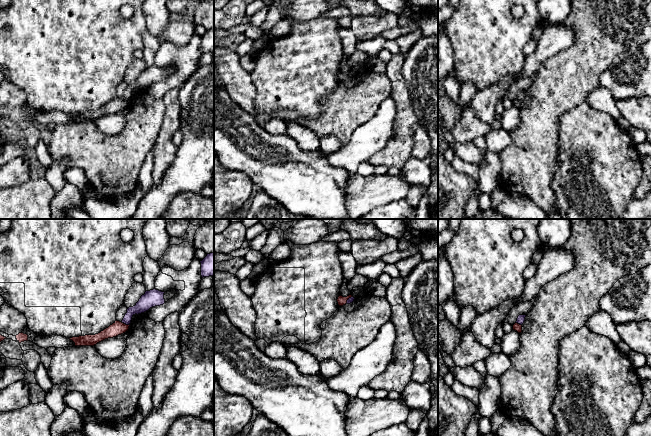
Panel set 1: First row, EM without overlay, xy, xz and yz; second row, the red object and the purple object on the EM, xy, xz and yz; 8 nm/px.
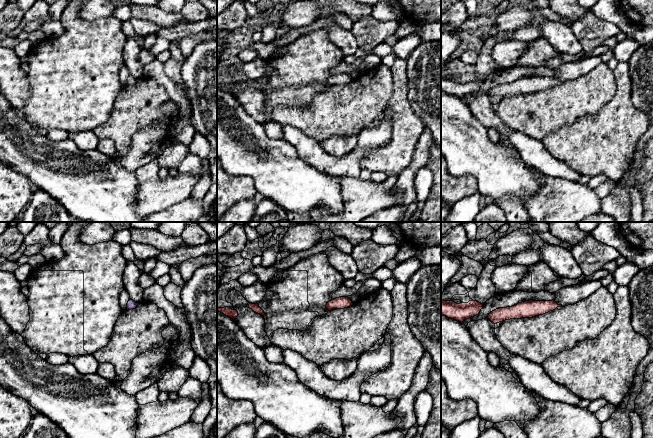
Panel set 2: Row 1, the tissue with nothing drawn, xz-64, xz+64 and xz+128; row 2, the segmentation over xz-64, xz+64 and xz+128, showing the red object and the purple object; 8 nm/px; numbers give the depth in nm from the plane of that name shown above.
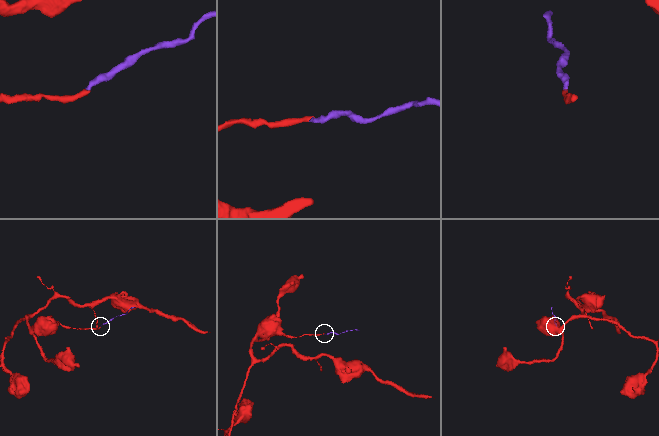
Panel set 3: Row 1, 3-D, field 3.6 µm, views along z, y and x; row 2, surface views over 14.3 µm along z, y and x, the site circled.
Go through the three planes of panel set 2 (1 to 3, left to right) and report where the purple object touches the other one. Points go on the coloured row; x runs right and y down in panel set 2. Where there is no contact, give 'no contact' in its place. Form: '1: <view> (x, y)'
1: no contact
2: no contact
3: no contact

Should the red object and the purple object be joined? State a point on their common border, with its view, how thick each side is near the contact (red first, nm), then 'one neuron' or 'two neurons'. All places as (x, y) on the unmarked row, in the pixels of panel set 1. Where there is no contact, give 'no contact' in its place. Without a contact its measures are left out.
meets red in xy at (125, 100); 110 nm thick on the red side, 120 nm on the other; one neuron

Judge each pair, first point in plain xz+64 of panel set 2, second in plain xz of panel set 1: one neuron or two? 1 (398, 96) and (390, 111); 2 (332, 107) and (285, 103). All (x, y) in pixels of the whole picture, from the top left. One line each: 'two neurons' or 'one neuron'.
1: two neurons
2: two neurons

